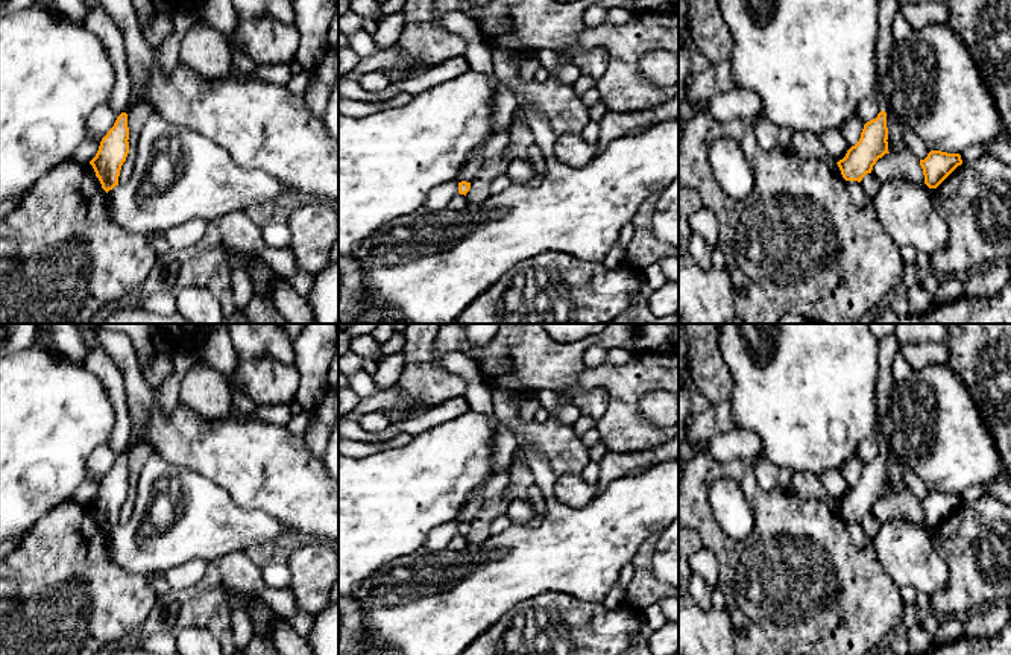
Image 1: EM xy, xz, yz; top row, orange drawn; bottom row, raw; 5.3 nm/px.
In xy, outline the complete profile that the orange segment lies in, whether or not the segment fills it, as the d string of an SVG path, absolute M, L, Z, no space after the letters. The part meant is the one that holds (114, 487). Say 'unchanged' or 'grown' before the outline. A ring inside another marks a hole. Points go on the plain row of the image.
unchanged; M121 453L114 467L102 479L96 497L90 502L106 533L118 526L120 511L129 494L128 480L128 454Z

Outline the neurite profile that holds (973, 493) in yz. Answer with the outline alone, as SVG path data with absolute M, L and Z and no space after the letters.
M985 482L982 485L975 485L975 486L970 486L970 488L965 488L959 495L961 495L961 500L962 500L962 505L964 503L970 503L970 502L975 502L978 500L981 495L987 494L987 489L990 486L990 482Z

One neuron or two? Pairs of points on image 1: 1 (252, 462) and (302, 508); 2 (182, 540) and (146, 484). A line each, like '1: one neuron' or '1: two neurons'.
1: one neuron
2: one neuron

